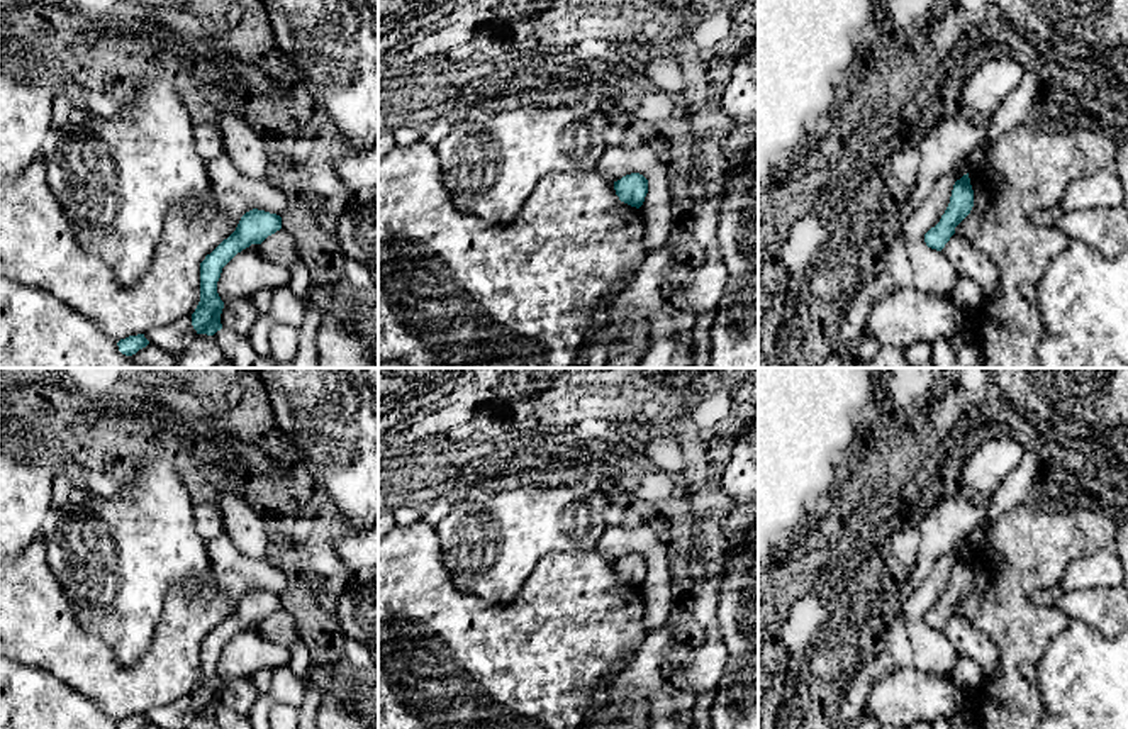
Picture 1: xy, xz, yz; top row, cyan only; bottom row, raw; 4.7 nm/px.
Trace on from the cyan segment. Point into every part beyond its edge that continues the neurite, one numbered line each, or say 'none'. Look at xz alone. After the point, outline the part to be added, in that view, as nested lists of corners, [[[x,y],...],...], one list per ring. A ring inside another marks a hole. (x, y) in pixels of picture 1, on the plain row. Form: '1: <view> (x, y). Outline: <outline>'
none

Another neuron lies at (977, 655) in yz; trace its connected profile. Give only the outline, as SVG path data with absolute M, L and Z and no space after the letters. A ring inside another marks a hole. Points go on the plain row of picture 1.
M952 615L941 629L958 651L950 682L963 695L980 690L984 680L999 668L999 648L965 617Z

